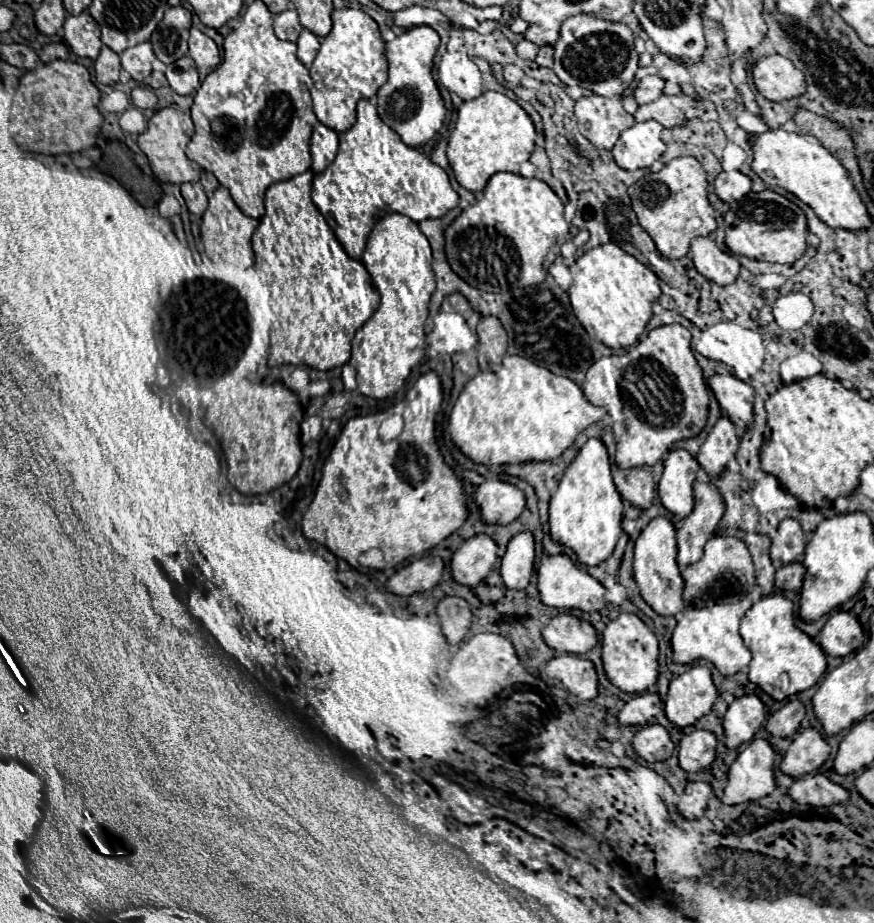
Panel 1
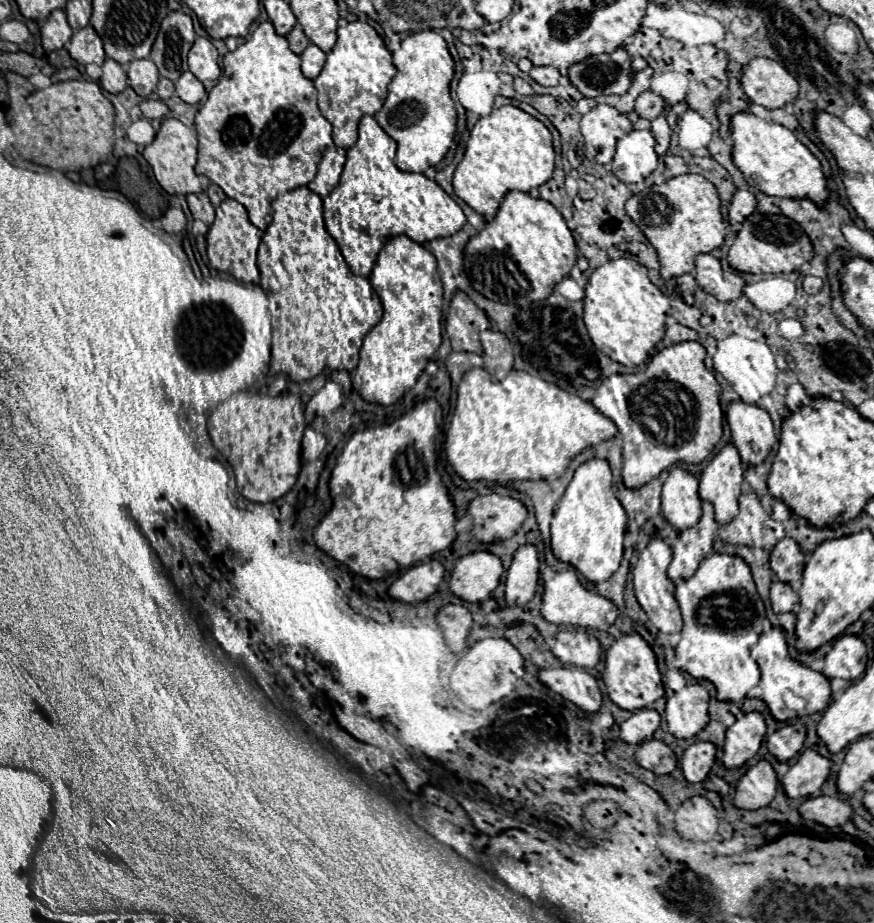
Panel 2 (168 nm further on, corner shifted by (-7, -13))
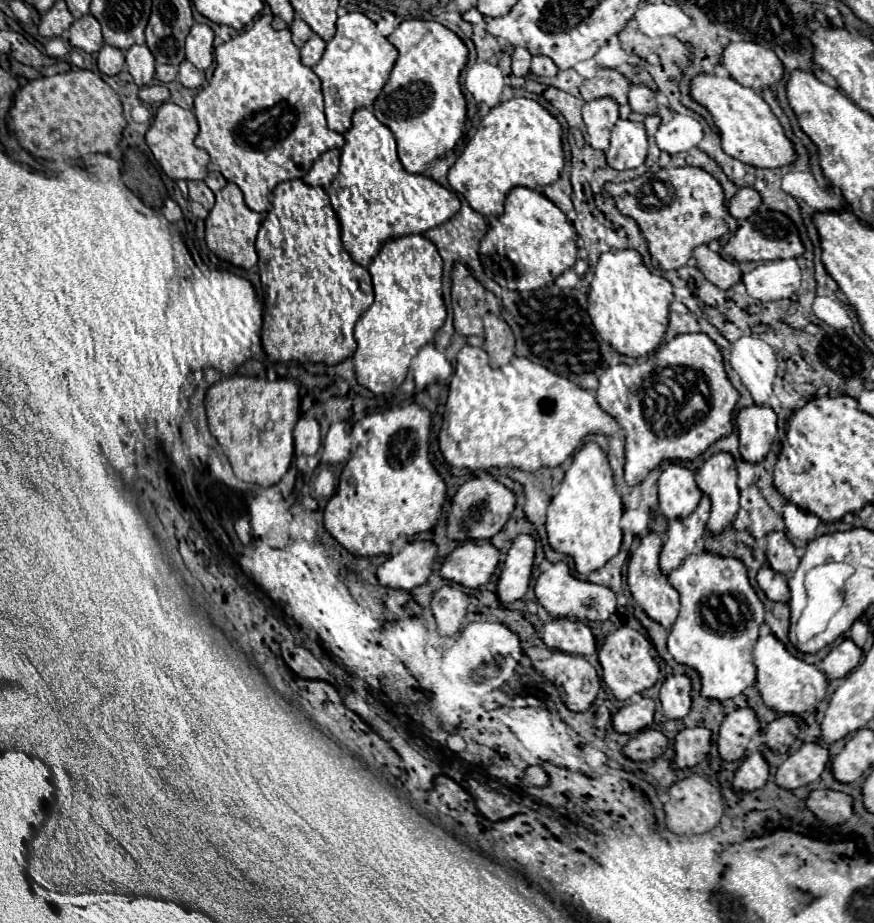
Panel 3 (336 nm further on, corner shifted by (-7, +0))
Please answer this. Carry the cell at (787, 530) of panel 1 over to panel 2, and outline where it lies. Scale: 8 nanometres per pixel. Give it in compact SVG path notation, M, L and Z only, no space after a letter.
M790 536L780 540L780 544L776 544L770 554L770 568L774 570L778 580L788 584L798 584L802 580L804 564L806 560L804 560L802 548Z

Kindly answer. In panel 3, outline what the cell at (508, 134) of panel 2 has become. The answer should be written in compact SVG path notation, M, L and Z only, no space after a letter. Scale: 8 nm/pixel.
M510 99L490 109L476 135L470 139L458 161L448 171L448 183L462 193L468 205L484 215L498 217L504 211L504 199L514 187L546 187L556 183L564 167L562 127L532 99Z

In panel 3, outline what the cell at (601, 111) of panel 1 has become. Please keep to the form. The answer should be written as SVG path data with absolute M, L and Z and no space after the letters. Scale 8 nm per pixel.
M594 99L584 103L582 109L586 131L590 135L590 145L594 149L608 149L610 131L618 121L618 103L614 99Z

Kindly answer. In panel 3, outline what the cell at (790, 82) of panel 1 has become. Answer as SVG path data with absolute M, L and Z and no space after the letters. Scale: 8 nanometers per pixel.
M750 41L728 43L722 53L722 65L734 81L754 91L762 91L782 79L784 65L774 51Z

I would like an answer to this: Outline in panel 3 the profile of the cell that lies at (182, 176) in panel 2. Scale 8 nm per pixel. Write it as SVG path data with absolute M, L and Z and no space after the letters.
M168 101L168 103L162 103L156 117L154 117L154 123L150 125L148 133L146 133L146 143L150 147L150 151L154 153L158 165L162 167L162 171L178 181L178 179L206 179L206 169L208 169L208 153L200 147L194 145L194 137L198 133L198 123L194 113L188 111L188 109L182 109L180 105Z

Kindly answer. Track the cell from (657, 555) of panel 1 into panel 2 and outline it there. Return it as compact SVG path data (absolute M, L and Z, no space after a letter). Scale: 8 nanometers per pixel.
M654 538L650 544L642 550L638 556L638 564L632 572L632 582L634 582L634 594L636 600L640 602L642 610L648 614L650 622L664 634L674 634L682 630L682 614L678 608L678 602L674 598L674 582L668 578L668 566L672 562L672 546L668 546L664 540Z

